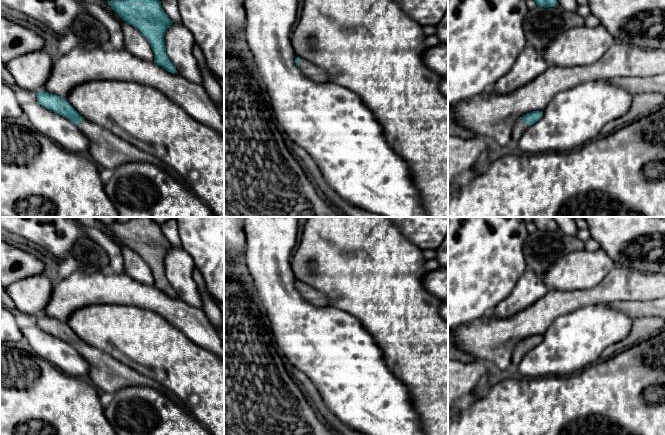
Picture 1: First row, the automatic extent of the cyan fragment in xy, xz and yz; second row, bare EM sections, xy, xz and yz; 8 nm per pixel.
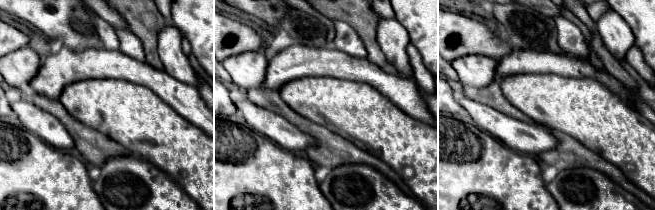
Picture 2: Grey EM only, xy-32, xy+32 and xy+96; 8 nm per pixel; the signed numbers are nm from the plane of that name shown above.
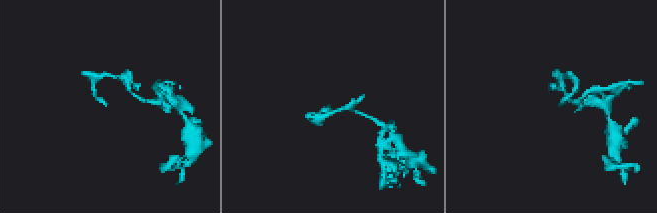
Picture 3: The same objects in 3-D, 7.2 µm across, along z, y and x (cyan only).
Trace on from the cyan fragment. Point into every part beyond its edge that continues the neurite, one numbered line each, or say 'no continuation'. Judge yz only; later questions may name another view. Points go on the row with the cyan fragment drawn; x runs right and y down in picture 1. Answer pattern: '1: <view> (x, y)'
1: yz (520, 126)

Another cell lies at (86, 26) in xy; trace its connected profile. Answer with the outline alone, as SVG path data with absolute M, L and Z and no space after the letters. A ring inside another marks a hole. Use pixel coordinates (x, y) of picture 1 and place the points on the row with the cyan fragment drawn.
M90 14L79 15L74 22L73 30L76 37L87 39L95 48L111 48L107 28Z

